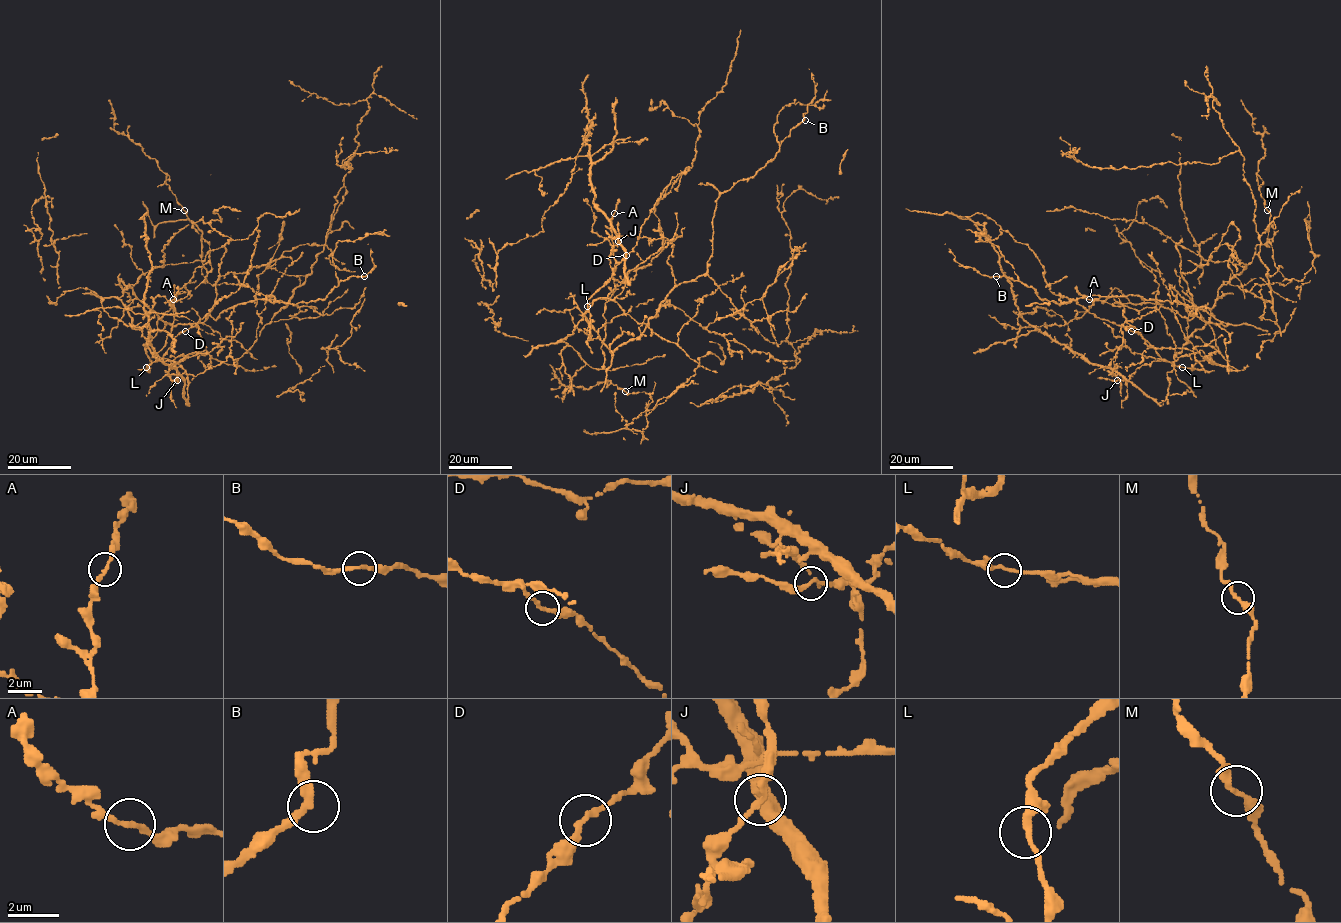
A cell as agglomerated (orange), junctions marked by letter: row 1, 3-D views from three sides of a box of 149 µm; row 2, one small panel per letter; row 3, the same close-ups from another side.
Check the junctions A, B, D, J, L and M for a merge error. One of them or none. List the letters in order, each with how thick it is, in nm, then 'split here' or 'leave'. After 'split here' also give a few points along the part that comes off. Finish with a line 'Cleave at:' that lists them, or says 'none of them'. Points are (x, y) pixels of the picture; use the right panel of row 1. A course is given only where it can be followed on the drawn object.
A: 240 nm thick; leave
B: 260 nm thick; leave
D: 240 nm thick; leave
J: 240 nm thick; leave
L: 240 nm thick; leave
M: 240 nm thick; leave
Cleave at: none of them

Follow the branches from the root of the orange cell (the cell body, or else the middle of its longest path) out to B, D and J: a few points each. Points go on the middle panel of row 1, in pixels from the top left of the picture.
B: (668, 262), (676, 284), (693, 281), (706, 272), (712, 253), (716, 199), (770, 162), (790, 131), (805, 120)
D: (668, 262), (673, 246), (669, 239), (618, 235), (609, 256), (612, 275), (604, 285), (626, 255)
J: (668, 262), (673, 246), (669, 239), (618, 235), (618, 241)

